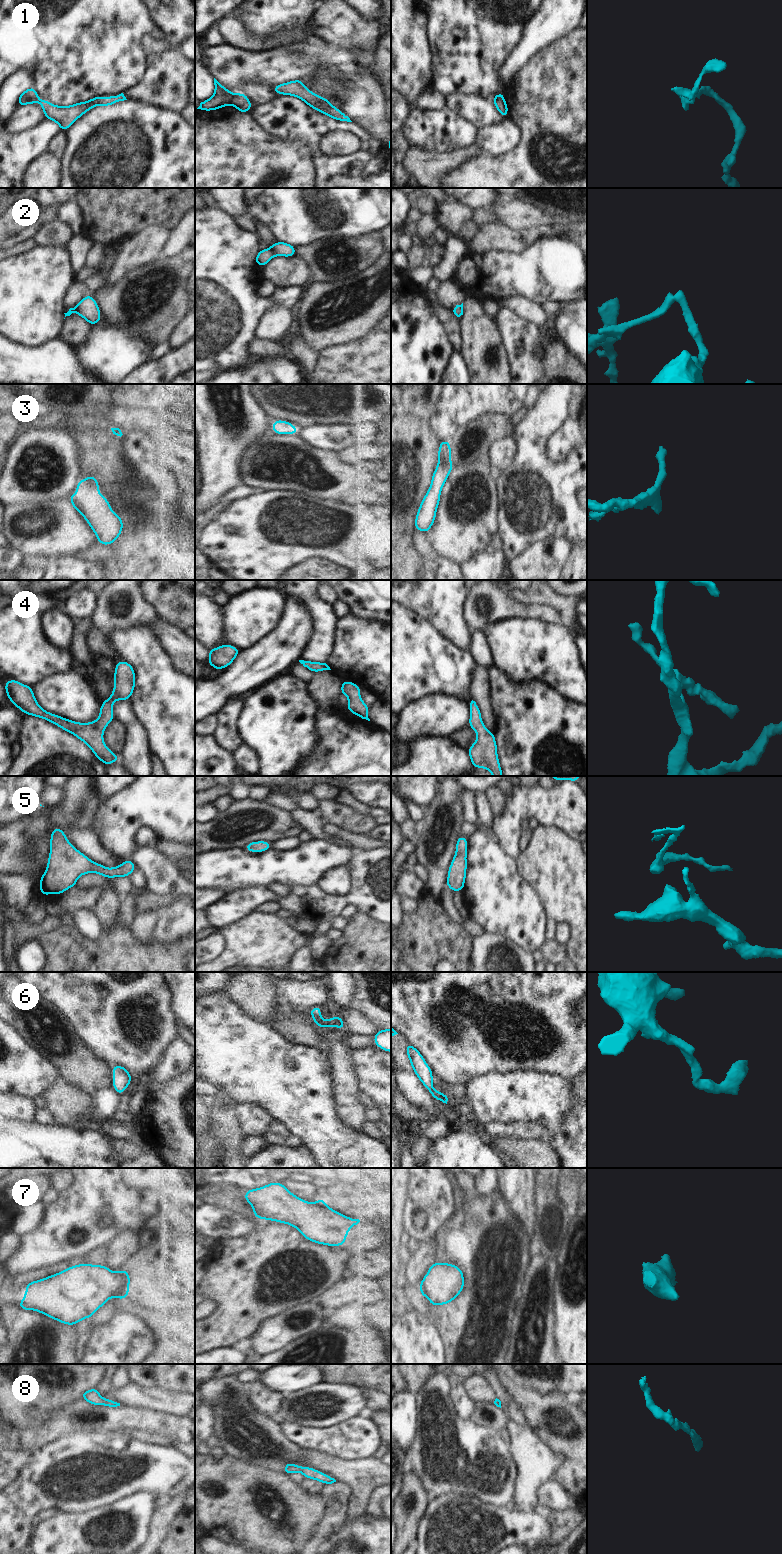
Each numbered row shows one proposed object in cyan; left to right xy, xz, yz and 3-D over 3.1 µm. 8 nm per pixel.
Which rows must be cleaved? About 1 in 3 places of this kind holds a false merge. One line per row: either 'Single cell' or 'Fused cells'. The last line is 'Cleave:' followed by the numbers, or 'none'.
1: Fused cells
2: Fused cells
3: Single cell
4: Single cell
5: Single cell
6: Single cell
7: Single cell
8: Single cell
Cleave: 1, 2.

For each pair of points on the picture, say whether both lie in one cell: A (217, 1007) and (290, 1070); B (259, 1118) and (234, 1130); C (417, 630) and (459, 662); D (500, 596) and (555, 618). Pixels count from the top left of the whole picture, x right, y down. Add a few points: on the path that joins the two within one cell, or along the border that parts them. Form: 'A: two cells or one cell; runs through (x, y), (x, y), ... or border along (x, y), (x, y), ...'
A: one cell; runs through (235, 1025), (272, 1062)
B: two cells; border along (238, 1104), (238, 1114), (247, 1136)
C: one cell; runs through (427, 640), (449, 662)
D: one cell; runs through (514, 609), (541, 612)

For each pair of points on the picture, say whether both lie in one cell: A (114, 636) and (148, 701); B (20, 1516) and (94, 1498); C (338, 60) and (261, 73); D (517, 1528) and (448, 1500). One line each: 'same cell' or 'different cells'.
A: same cell
B: same cell
C: same cell
D: same cell

